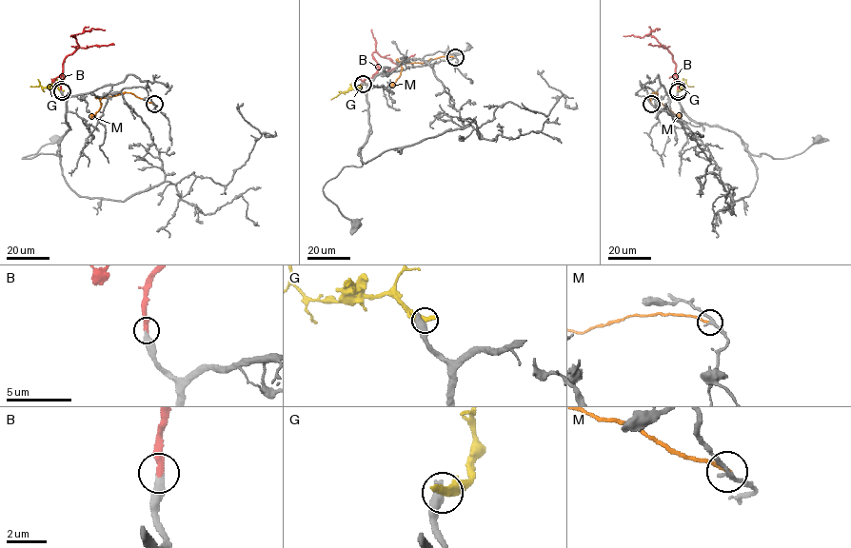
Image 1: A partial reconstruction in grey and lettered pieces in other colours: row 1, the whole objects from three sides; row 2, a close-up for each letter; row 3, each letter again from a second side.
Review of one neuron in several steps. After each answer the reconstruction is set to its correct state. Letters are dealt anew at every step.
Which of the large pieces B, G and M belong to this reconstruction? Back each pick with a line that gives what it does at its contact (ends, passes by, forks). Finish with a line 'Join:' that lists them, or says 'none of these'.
B: It ends there
Join: B

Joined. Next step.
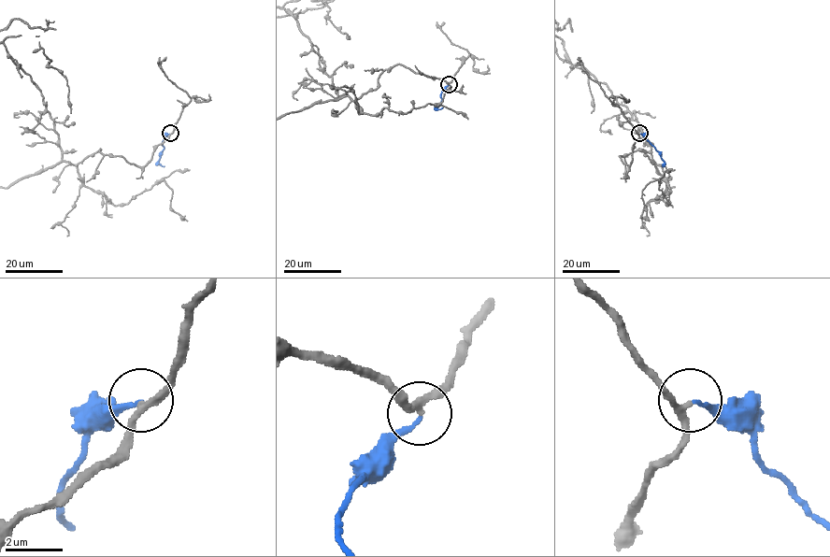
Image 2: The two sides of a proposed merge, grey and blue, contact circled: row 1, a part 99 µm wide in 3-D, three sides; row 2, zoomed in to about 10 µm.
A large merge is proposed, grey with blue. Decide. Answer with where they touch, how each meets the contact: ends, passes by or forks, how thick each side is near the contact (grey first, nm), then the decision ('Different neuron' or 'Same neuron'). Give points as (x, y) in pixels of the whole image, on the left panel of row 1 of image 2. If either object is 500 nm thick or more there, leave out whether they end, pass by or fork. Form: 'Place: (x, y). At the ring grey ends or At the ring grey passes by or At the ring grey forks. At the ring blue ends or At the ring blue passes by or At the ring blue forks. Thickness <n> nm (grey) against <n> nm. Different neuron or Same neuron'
Place: (170, 133). At the ring grey passes by. At the ring blue ends. Thickness 200 nm (grey) against 160 nm. Same neuron

